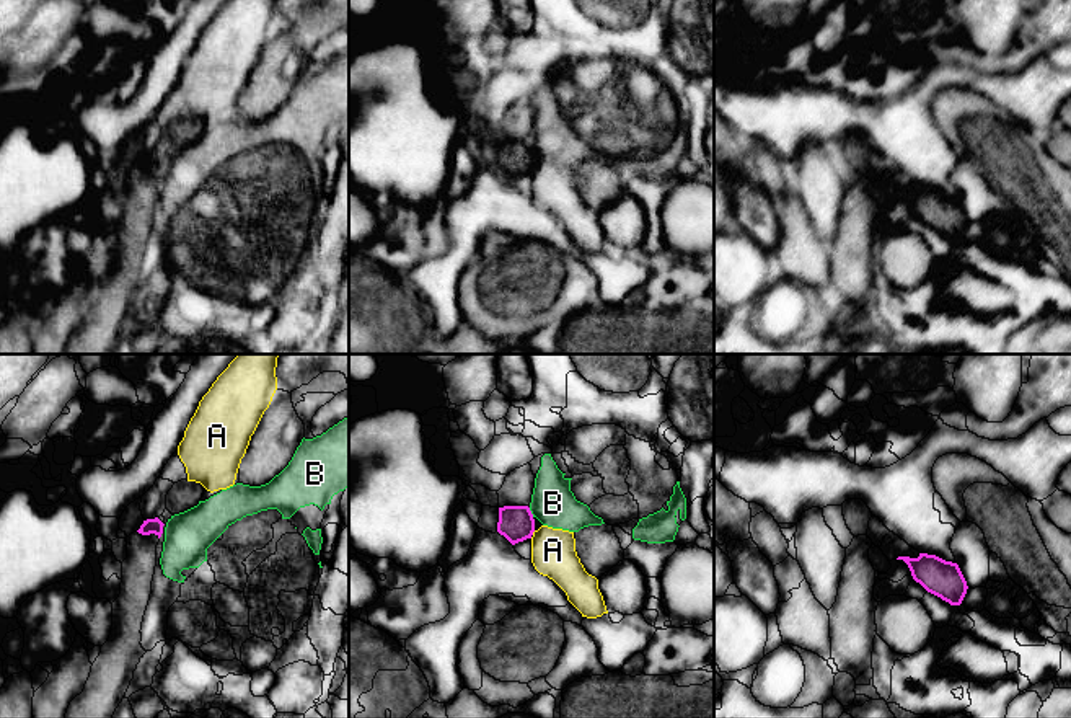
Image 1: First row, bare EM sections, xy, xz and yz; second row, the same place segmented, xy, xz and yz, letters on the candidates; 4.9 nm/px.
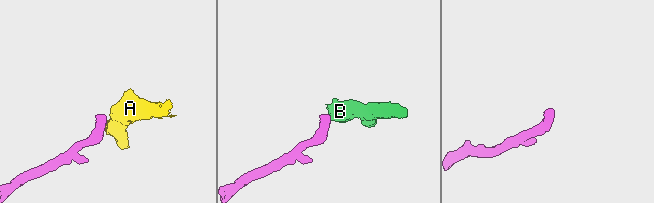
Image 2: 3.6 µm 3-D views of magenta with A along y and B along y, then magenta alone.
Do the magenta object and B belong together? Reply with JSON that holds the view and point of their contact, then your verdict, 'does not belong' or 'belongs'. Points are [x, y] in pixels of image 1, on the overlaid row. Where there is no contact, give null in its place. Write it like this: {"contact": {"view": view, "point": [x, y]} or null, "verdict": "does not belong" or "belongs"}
{"contact": {"view": "xz", "point": [530, 513]}, "verdict": "does not belong"}

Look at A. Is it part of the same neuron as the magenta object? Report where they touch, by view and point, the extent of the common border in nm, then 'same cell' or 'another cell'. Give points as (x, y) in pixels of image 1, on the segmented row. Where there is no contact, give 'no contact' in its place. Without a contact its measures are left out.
xz (533, 531) | 30 nm | another cell

